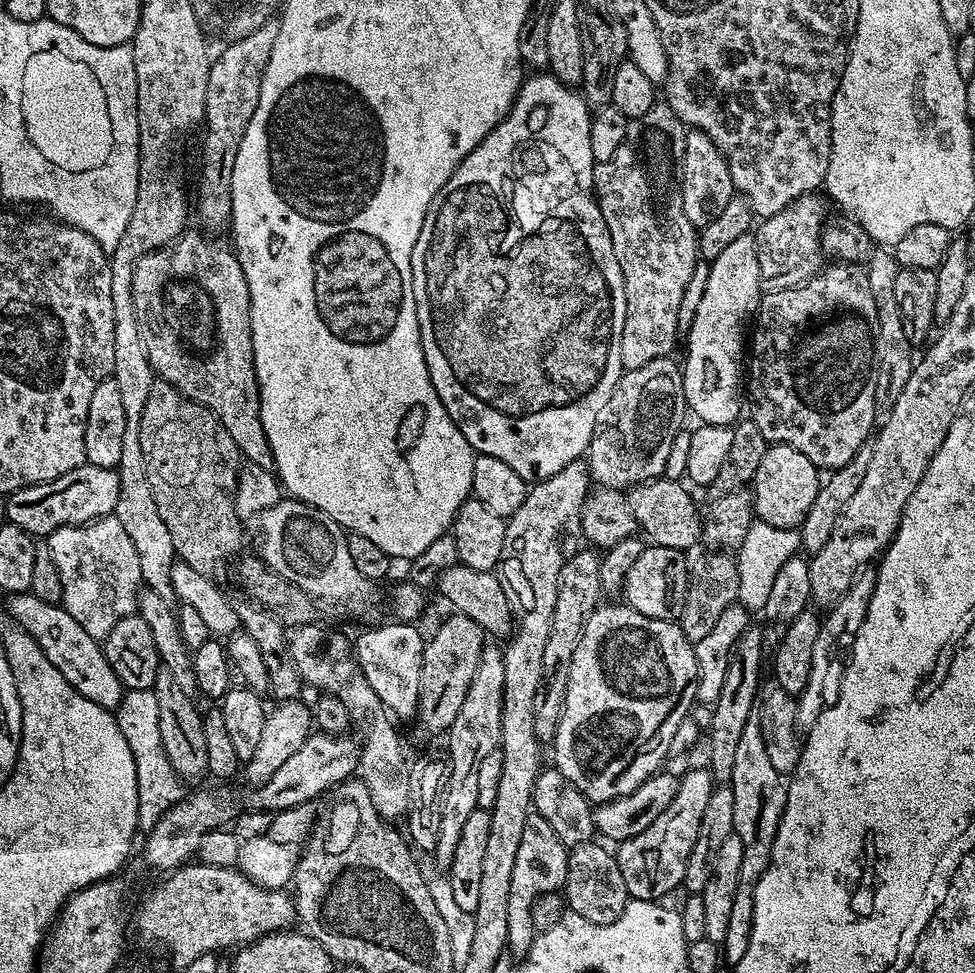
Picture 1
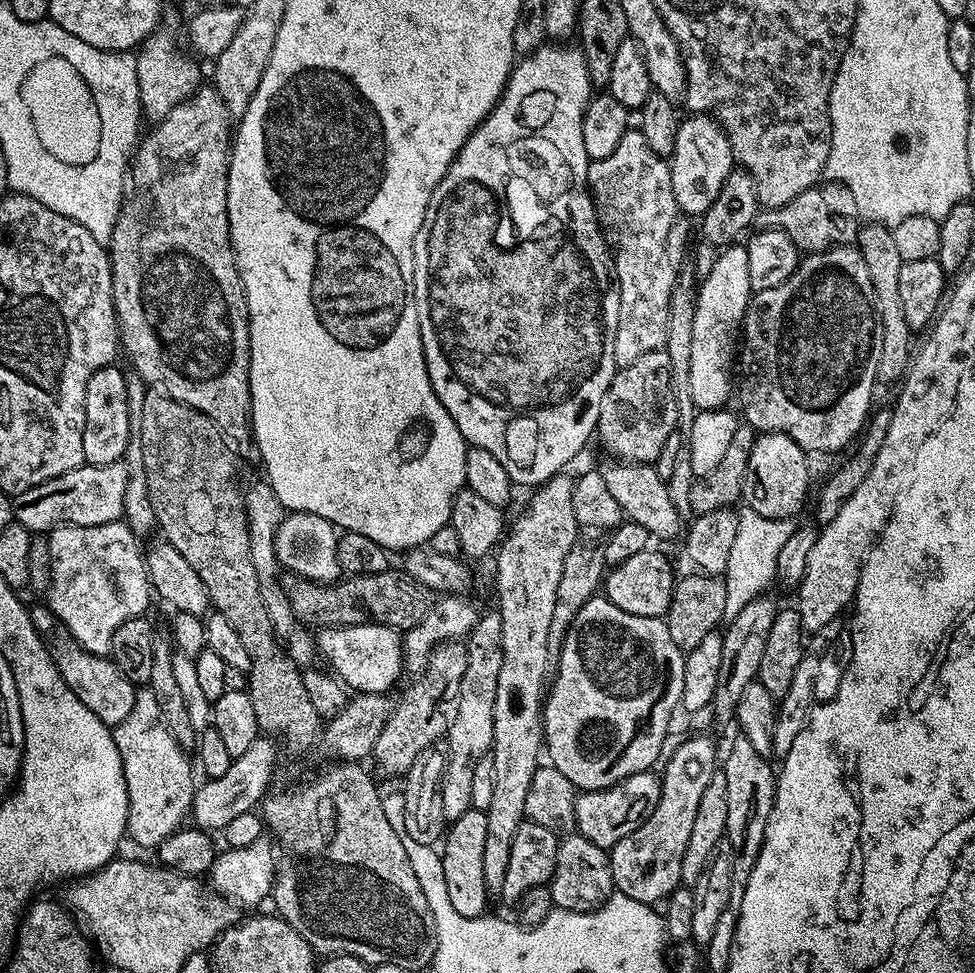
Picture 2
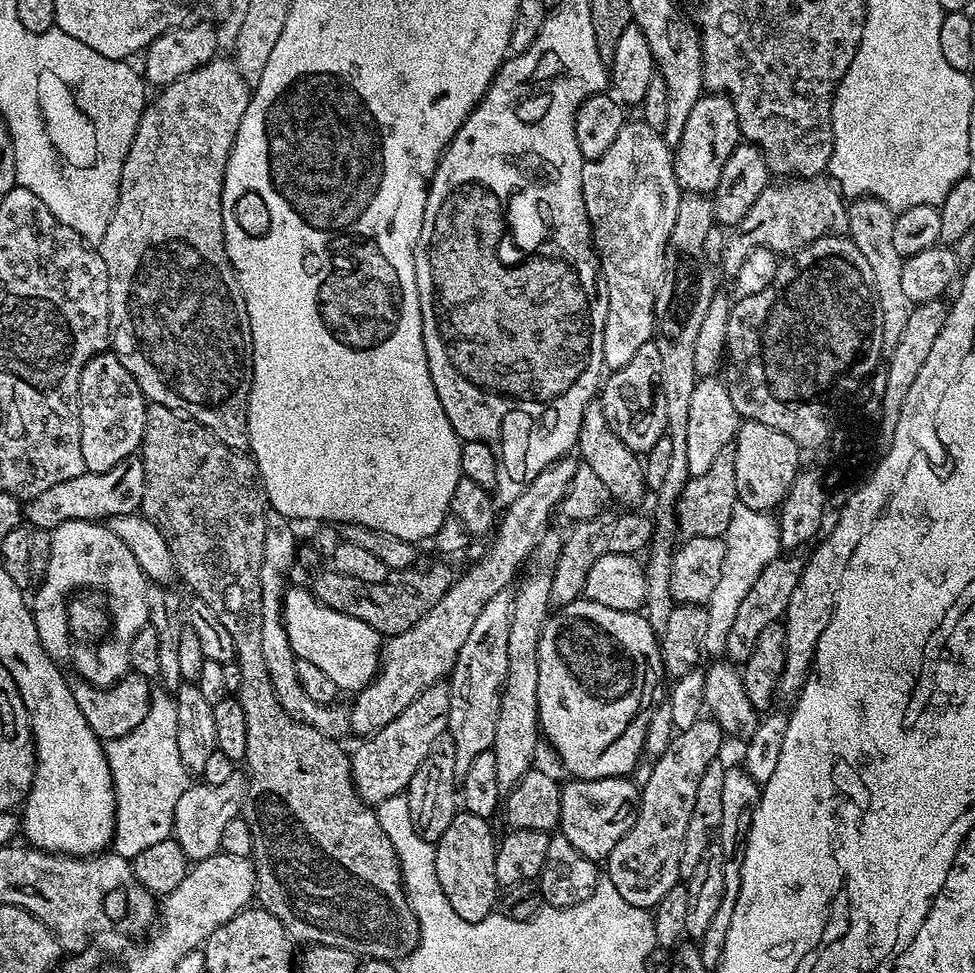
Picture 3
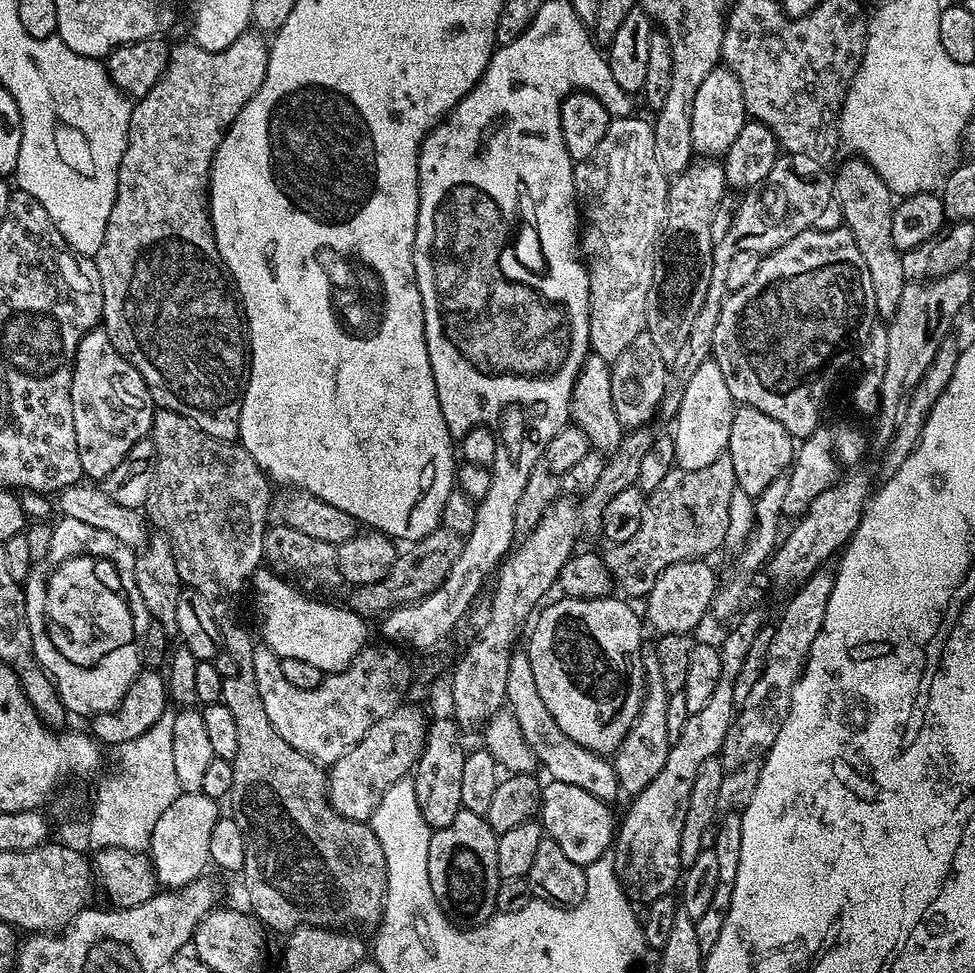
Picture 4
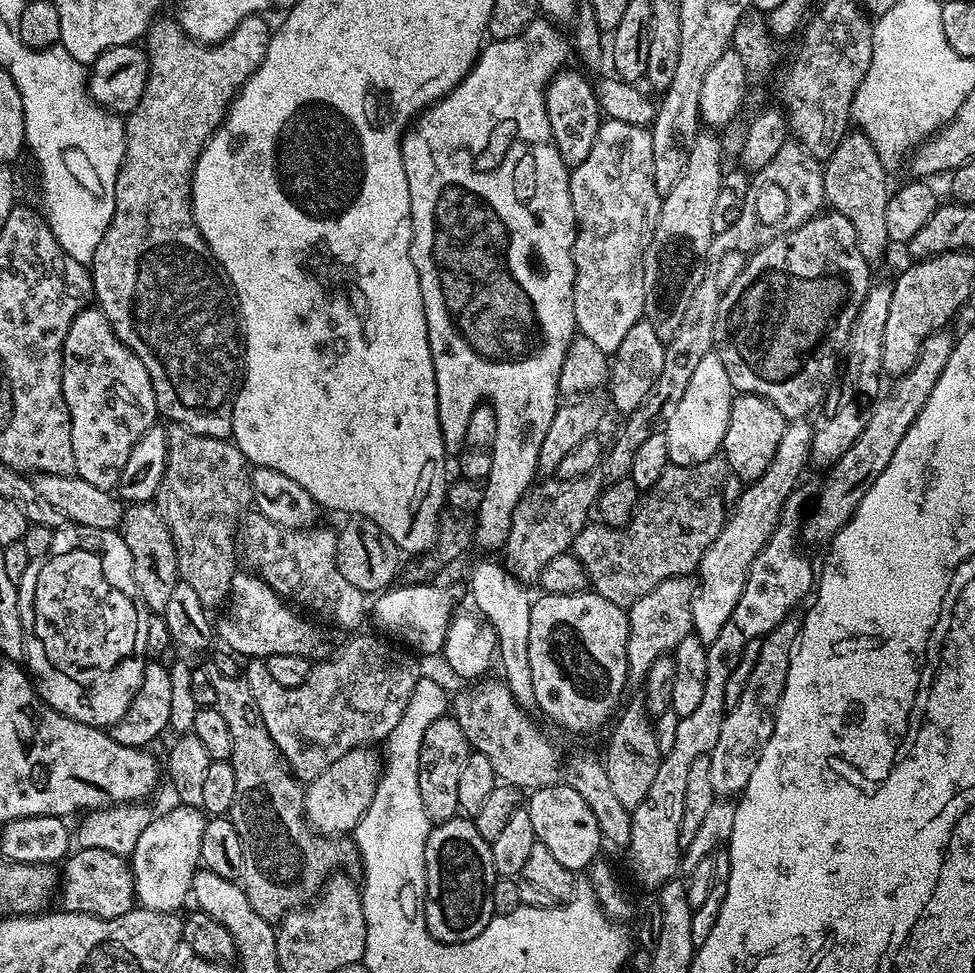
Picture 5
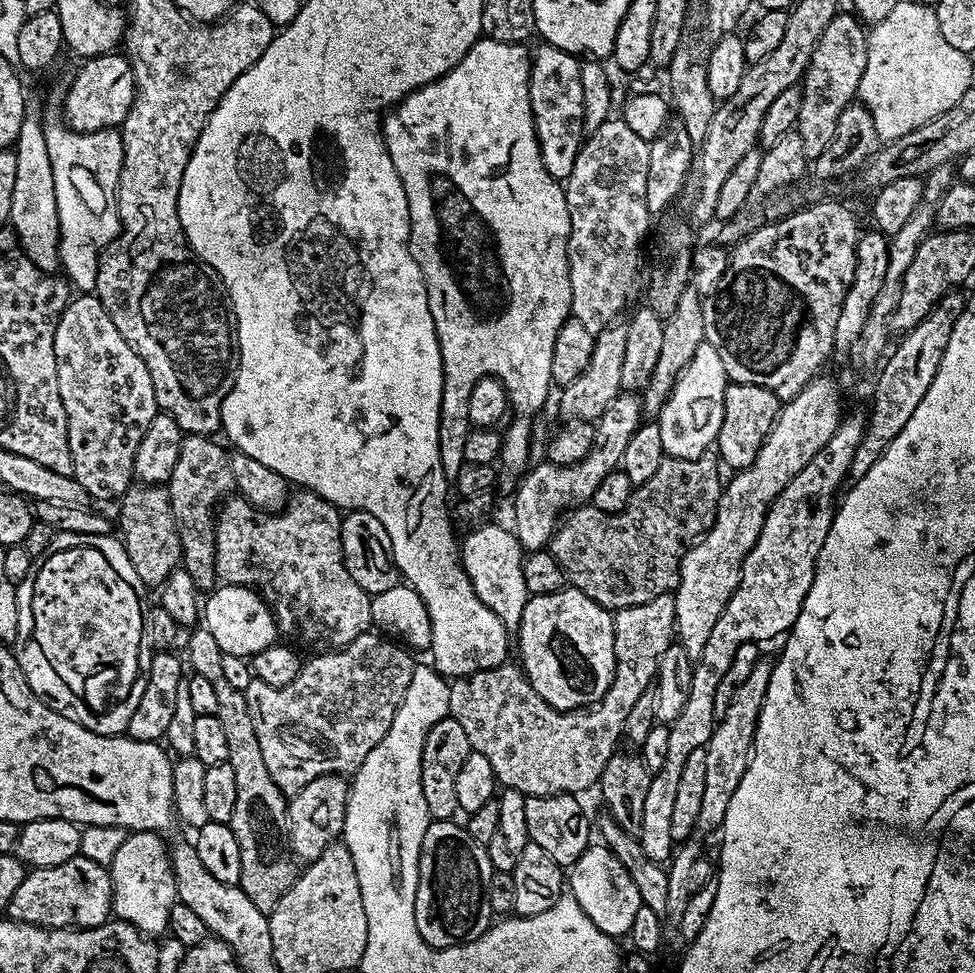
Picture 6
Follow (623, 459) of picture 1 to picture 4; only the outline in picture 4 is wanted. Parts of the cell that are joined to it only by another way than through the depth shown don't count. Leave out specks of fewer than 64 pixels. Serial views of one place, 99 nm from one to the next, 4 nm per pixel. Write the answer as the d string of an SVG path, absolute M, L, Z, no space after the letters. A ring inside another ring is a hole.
M647 331L634 338L618 358L611 361L612 401L614 414L618 414L618 422L626 430L643 428L651 425L652 415L660 408L664 400L664 391L670 380L670 365L662 360L661 352L654 343L654 338Z

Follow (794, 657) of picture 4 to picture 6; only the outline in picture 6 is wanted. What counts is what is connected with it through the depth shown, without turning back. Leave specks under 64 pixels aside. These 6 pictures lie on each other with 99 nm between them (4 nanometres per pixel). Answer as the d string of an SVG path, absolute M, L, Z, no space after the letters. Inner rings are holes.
M762 658L750 670L750 678L738 686L738 694L734 694L726 714L719 717L716 729L706 748L706 791L702 794L702 810L698 810L697 829L710 832L719 829L726 818L726 806L730 806L730 798L734 798L734 790L738 790L738 782L742 782L742 774L746 774L746 766L752 757L752 743L756 741L756 723L760 720L760 711L764 706L766 692L770 686L770 674L773 661Z

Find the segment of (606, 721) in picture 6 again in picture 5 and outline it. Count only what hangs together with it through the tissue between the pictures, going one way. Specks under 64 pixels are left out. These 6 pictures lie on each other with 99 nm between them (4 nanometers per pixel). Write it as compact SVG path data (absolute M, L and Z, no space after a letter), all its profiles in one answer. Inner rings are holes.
M672 576L664 580L650 594L636 600L627 609L628 613L628 679L644 682L654 658L667 655L676 649L678 642L692 631L692 597L694 584L689 577ZM488 678L465 688L468 688L465 692L454 696L454 719L458 726L462 726L462 734L466 734L469 749L486 754L490 766L494 766L497 781L513 784L521 790L535 790L561 779L560 756L555 746L548 741L547 734L528 717L529 713L515 700L504 682L495 684L492 678Z

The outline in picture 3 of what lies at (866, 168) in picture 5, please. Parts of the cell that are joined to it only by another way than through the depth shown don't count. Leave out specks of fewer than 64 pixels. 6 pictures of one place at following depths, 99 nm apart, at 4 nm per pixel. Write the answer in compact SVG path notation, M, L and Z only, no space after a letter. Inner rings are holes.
M862 196L853 199L847 205L849 240L866 254L866 262L870 265L870 271L874 273L874 286L878 294L878 306L882 310L882 346L885 353L892 353L902 339L902 332L906 330L906 318L911 314L913 305L910 298L906 298L902 287L902 266L904 257L898 254L894 247L894 222L896 213L886 202L882 202L873 196Z

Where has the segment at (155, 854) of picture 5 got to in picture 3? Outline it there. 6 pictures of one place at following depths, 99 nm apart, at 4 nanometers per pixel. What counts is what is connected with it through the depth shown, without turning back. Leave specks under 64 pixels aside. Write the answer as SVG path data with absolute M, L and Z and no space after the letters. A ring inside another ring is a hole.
M243 775L232 776L222 786L210 786L203 782L189 783L186 794L178 798L178 807L174 810L172 836L180 849L188 855L189 861L205 860L220 851L222 826L237 819L244 807L246 780Z

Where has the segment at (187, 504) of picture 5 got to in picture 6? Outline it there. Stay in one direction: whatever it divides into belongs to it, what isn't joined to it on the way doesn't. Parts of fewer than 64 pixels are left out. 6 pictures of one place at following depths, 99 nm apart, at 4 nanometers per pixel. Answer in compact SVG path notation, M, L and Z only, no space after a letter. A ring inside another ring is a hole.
M185 435L180 441L178 466L174 466L174 474L170 474L166 485L168 497L172 503L172 513L176 519L176 532L180 535L182 567L191 576L197 578L216 576L216 516L214 513L221 501L236 487L228 461L229 453L222 445L215 444L212 440L215 439L208 436Z

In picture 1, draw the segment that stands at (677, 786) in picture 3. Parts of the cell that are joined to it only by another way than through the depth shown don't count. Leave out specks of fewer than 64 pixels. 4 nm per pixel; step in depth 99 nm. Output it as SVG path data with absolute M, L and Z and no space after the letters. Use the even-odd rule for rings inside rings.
M707 767L692 768L680 776L678 794L642 834L634 834L634 838L619 841L614 855L622 870L622 879L626 881L626 890L633 900L665 899L667 892L678 889L684 883L686 862L690 858L690 850L694 850L694 842L698 842L698 826L702 826L702 810L710 802L710 794L714 787L712 773Z

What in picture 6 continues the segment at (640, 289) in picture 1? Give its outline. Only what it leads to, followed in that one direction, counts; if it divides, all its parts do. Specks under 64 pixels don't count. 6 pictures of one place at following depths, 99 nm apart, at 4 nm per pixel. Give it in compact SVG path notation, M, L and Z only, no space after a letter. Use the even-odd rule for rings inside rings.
M609 118L585 139L574 170L564 184L570 210L568 269L572 291L571 315L593 334L621 319L636 284L640 247L648 236L646 174L649 141L638 138L623 119Z

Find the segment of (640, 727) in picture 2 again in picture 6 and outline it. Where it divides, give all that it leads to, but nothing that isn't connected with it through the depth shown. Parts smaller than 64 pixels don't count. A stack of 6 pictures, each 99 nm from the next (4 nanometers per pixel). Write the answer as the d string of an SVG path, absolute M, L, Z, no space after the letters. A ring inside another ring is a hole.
M571 586L554 593L533 595L522 611L518 636L520 636L520 660L522 671L534 686L534 690L551 707L559 712L573 712L576 708L587 708L601 700L614 682L616 659L614 658L613 613L598 602L586 598Z

